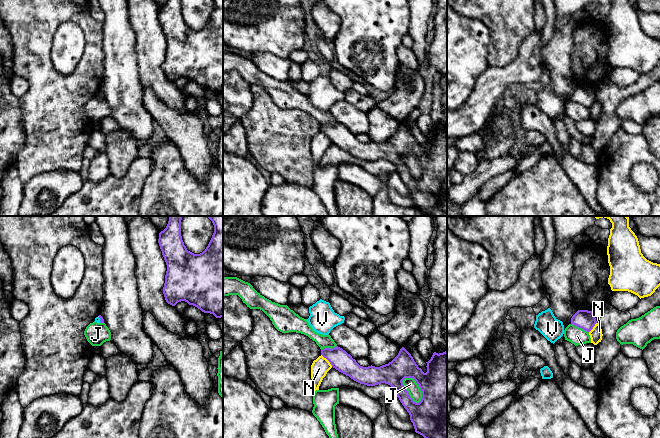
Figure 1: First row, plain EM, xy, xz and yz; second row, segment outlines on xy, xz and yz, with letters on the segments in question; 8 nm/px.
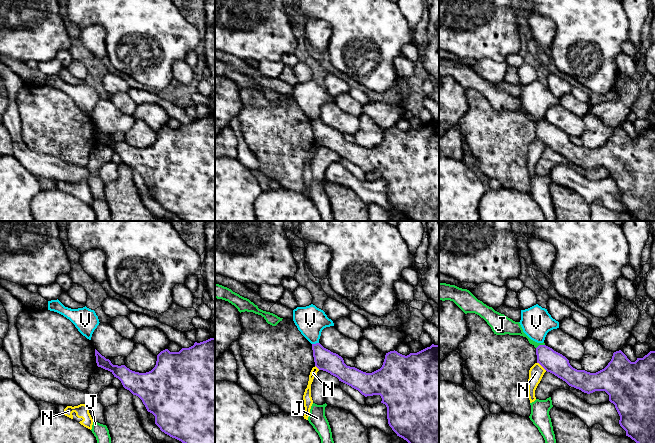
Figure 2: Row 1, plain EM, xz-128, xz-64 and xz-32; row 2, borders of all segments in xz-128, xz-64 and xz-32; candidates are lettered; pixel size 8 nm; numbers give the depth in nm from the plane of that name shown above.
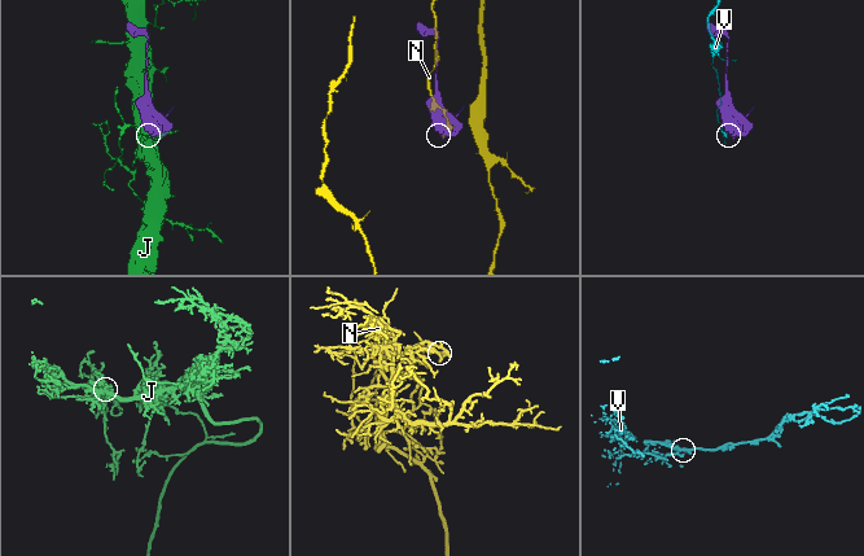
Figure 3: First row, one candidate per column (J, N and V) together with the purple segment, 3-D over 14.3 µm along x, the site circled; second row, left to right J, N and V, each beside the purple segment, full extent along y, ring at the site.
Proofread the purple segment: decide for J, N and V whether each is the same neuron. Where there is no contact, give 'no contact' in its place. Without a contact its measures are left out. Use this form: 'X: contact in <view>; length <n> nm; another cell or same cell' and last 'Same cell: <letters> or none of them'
J: contact in xz; length 240 nm; another cell
N: contact in xz; length 140 nm; another cell
V: contact in xy; length 60 nm; another cell
Same cell: none of them

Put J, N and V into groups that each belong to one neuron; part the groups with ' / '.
J / N / V

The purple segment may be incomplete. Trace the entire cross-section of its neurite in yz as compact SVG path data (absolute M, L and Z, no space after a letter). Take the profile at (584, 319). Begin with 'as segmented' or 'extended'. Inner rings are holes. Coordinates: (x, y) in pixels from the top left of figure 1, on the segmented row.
as segmented | M578 310L571 318L571 324L587 332L590 332L596 323L593 312L588 310Z

